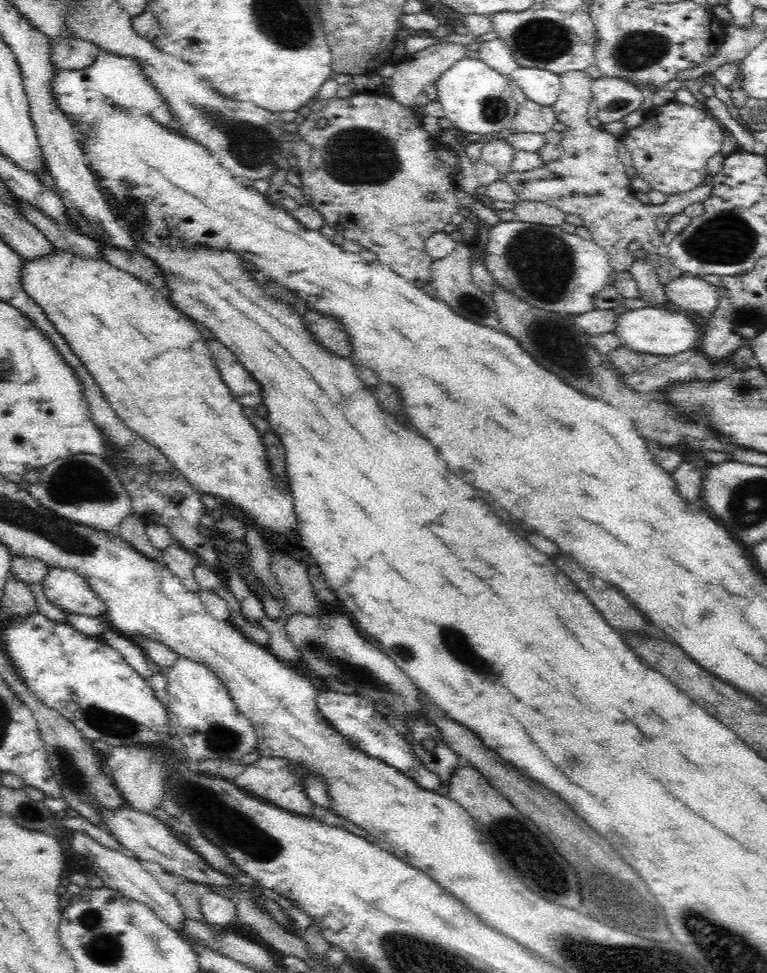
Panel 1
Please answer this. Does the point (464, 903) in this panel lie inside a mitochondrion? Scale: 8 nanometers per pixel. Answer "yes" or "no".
no

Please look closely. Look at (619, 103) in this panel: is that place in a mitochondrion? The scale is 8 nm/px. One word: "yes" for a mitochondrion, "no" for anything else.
yes

